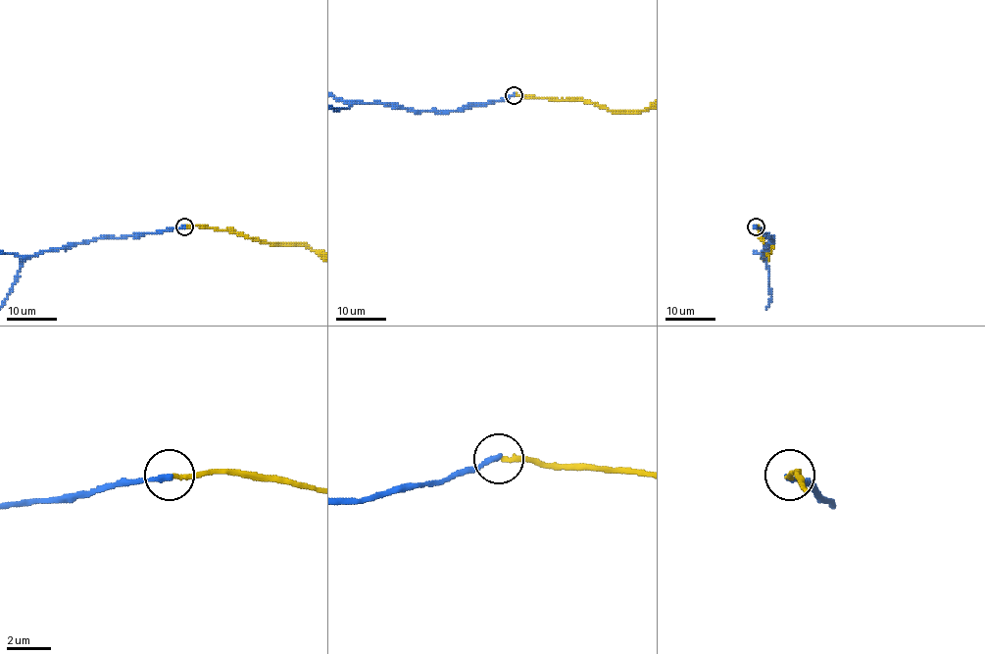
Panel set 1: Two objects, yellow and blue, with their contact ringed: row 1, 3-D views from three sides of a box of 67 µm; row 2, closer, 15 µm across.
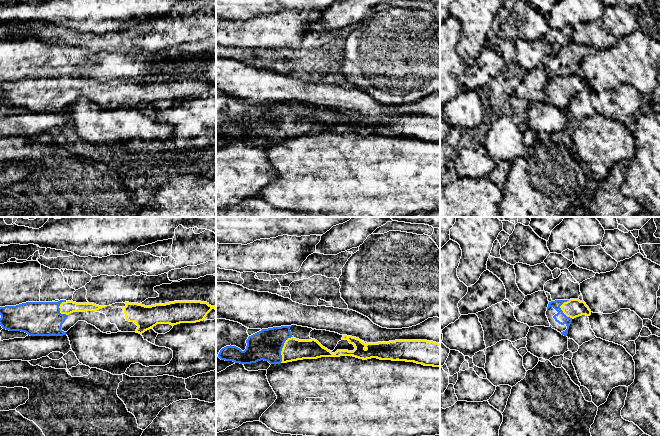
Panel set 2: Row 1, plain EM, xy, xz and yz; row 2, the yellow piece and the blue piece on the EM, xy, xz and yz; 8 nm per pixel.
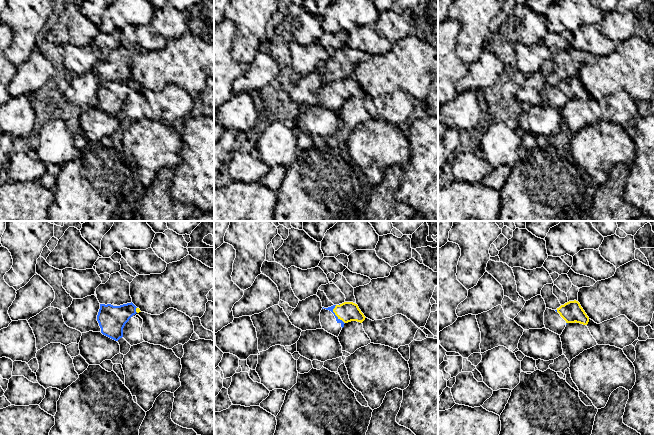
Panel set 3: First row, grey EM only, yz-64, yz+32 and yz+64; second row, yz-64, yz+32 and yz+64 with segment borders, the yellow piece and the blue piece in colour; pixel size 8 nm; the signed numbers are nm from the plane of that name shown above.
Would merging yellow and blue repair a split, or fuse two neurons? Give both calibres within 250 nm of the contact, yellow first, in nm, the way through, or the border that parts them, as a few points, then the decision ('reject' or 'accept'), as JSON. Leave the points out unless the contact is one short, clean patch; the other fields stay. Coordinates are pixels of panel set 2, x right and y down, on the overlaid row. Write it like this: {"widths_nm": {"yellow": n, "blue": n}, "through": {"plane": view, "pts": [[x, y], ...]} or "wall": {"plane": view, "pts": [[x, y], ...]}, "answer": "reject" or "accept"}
{"widths_nm": {"yellow": 180, "blue": 240}, "through": {"plane": "xz", "pts": [[294, 349], [282, 348], [277, 345], [267, 344]]}, "answer": "accept"}

